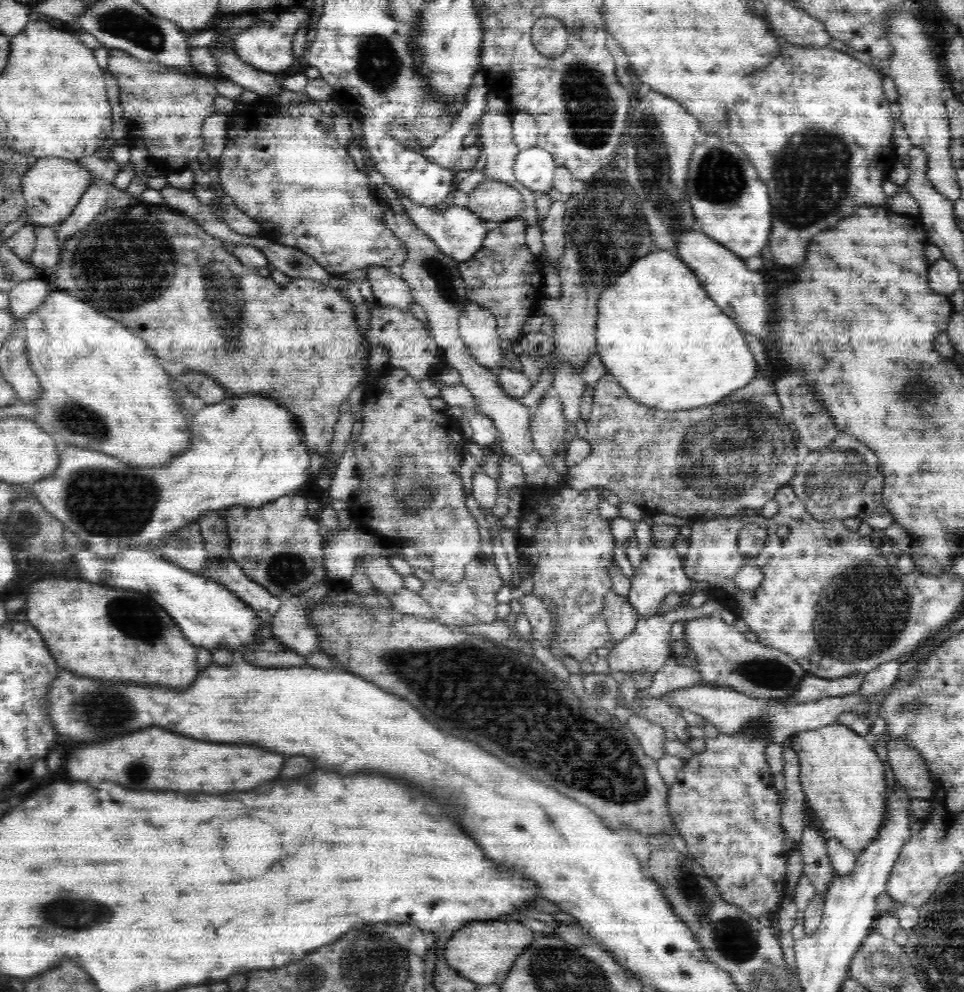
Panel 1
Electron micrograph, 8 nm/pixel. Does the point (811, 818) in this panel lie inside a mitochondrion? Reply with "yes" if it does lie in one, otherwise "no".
no

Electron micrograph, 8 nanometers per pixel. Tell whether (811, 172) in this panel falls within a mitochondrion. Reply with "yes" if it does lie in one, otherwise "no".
yes

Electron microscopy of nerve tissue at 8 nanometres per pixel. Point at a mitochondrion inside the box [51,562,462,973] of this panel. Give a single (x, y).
(102, 710)

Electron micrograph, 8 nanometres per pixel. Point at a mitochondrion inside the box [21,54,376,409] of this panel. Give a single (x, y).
(122, 268)

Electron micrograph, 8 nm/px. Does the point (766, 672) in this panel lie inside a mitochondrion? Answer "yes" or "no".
yes

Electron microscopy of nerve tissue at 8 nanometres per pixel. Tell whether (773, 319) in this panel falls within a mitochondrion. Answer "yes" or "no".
no

